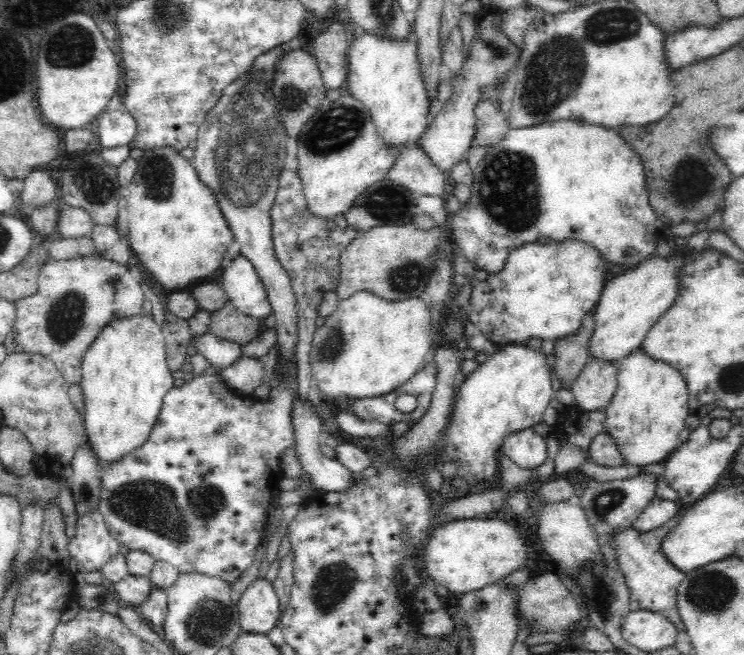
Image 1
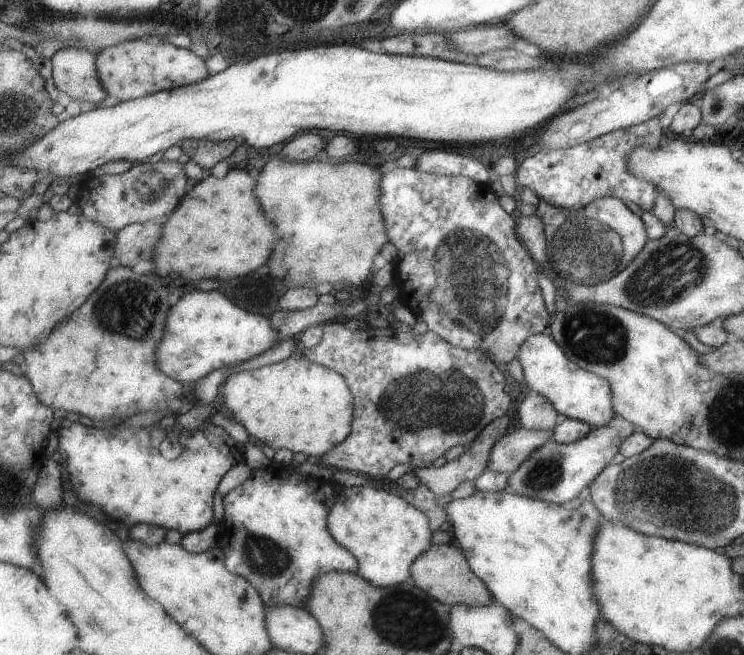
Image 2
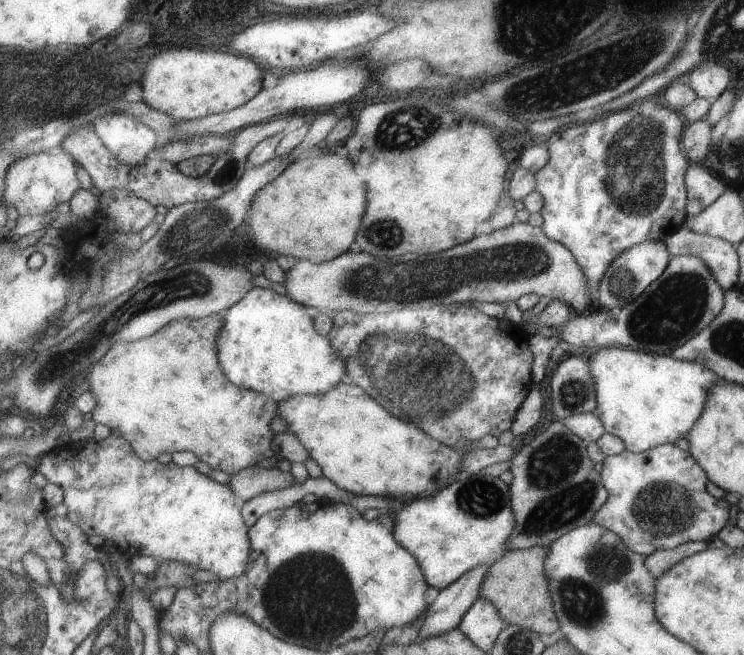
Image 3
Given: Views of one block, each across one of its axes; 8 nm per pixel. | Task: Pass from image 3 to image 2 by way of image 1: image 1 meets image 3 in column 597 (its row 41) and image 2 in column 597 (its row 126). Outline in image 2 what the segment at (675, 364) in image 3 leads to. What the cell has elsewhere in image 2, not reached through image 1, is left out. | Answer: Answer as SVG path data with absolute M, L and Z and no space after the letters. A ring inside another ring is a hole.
M545 331L532 335L521 344L517 360L523 372L523 379L528 390L535 390L543 395L567 419L577 419L586 422L593 428L607 424L615 416L611 406L611 386L609 382L575 366L559 347L555 340Z

